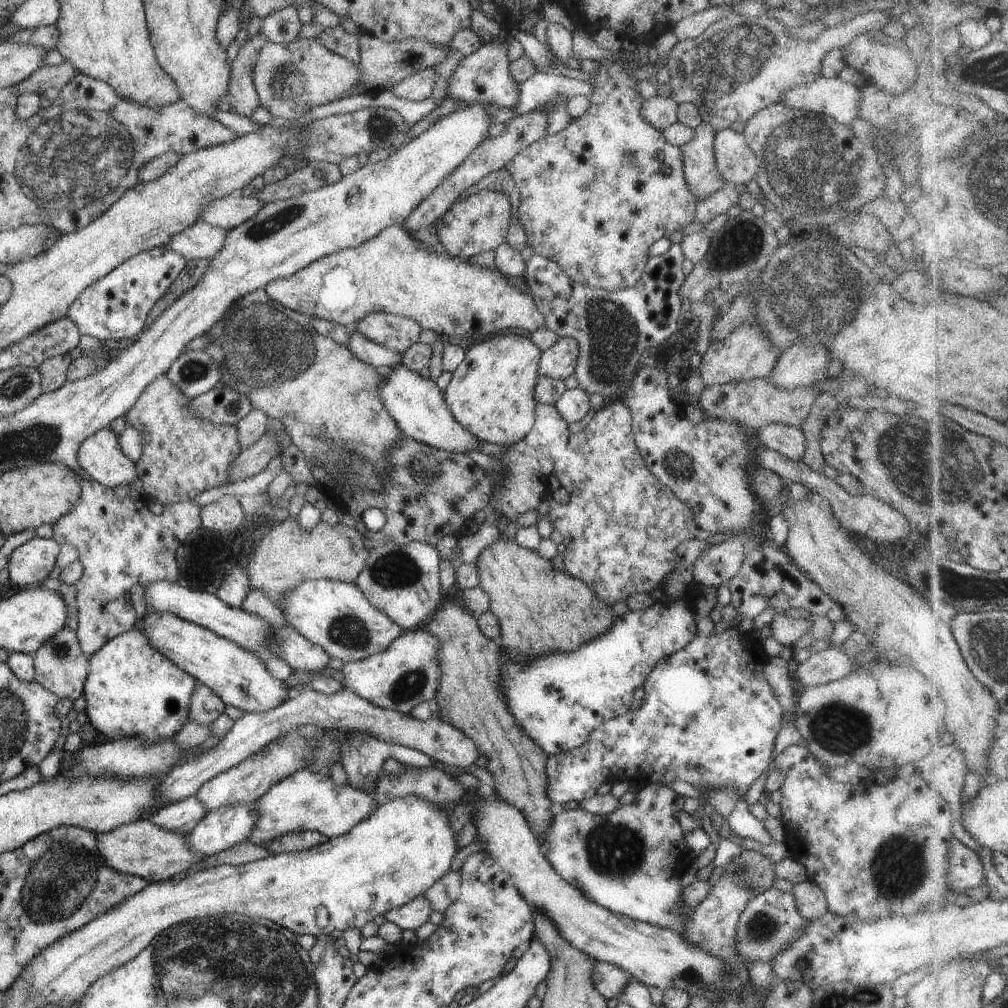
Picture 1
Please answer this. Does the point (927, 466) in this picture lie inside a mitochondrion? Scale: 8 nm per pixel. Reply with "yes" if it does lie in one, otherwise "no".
yes

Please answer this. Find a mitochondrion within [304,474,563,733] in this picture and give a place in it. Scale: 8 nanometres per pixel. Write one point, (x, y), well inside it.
(393, 570)

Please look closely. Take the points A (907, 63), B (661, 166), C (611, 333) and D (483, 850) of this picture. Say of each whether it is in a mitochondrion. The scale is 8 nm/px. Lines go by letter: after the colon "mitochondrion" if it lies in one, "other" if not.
A: other
B: mitochondrion
C: mitochondrion
D: other

